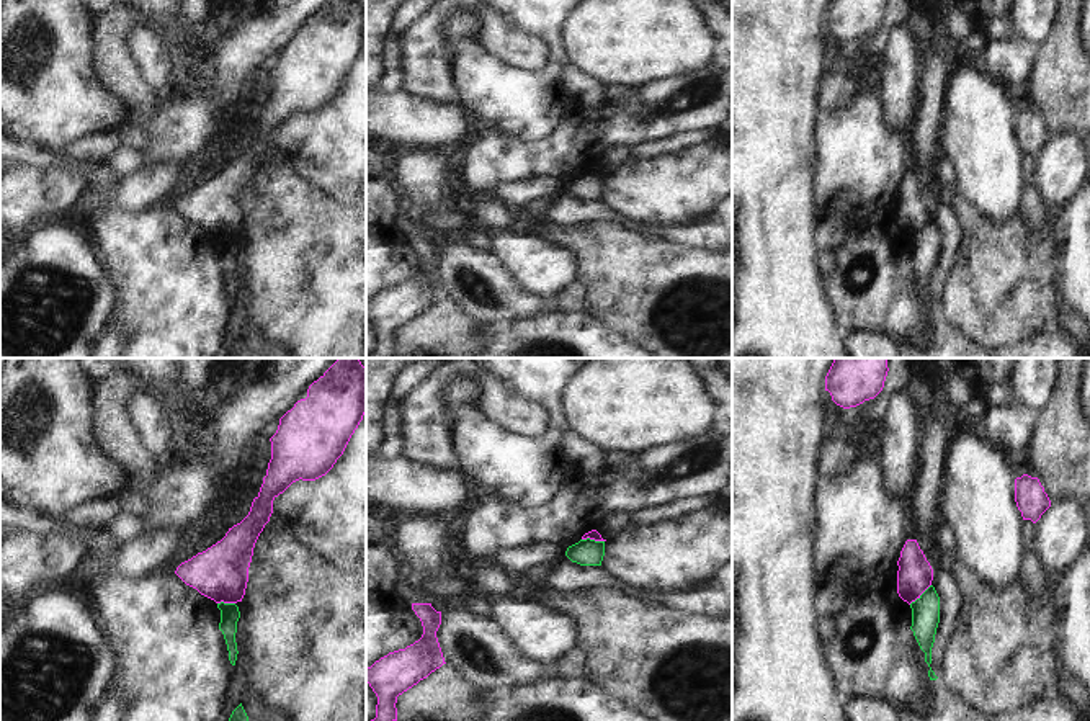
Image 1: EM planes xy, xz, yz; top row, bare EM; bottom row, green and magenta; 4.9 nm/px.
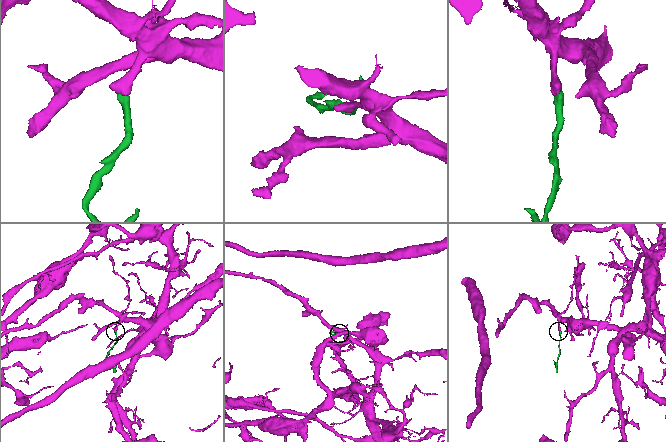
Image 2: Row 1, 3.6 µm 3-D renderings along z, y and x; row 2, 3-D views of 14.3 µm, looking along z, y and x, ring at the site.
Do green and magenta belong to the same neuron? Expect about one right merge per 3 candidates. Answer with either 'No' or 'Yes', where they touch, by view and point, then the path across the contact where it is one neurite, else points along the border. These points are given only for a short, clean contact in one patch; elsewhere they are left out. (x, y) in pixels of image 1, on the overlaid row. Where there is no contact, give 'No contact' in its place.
No. Touches green at yz (920, 595). Boundary: yz (930, 584), (909, 604)

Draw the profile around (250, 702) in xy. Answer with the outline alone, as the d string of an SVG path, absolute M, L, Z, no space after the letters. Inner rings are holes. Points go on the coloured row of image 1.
M257 692L245 693L242 698L242 706L248 716L248 721L266 721L263 705Z

